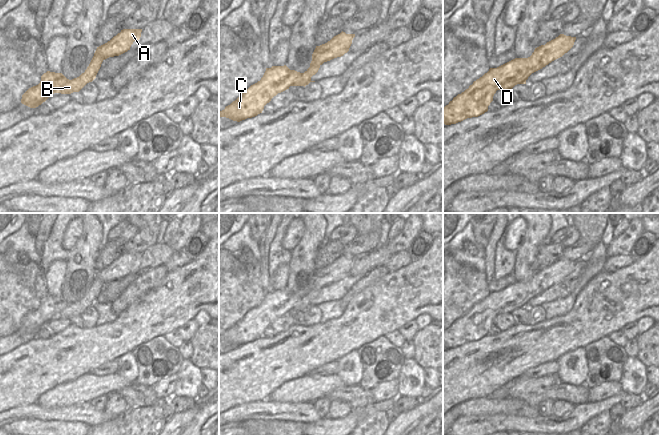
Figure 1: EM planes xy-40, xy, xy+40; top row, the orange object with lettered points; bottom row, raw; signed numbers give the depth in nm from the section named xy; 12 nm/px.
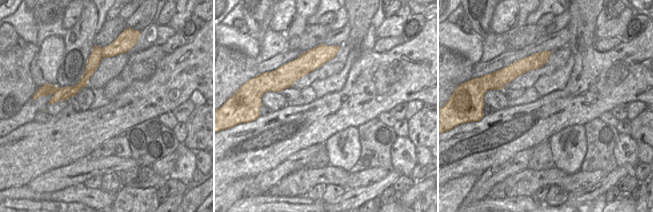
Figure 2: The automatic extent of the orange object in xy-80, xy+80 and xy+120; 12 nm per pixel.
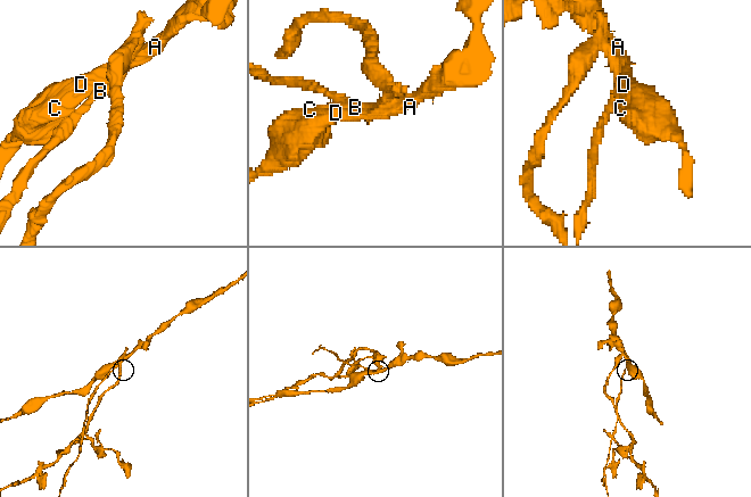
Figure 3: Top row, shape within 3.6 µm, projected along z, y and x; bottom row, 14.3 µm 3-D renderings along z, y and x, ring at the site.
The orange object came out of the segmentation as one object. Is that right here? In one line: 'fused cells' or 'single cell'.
fused cells

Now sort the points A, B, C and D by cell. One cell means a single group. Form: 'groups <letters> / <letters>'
groups A C D / B

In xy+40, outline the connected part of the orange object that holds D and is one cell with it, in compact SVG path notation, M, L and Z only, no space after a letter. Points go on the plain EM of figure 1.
M560 258L545 269L535 272L528 282L515 282L497 292L490 292L468 313L443 331L443 348L456 348L467 342L484 338L488 335L497 312L503 312L504 307L511 302L524 300L528 303L532 298L532 292L536 292L543 285L551 287L562 281L573 271L575 264L576 261Z

